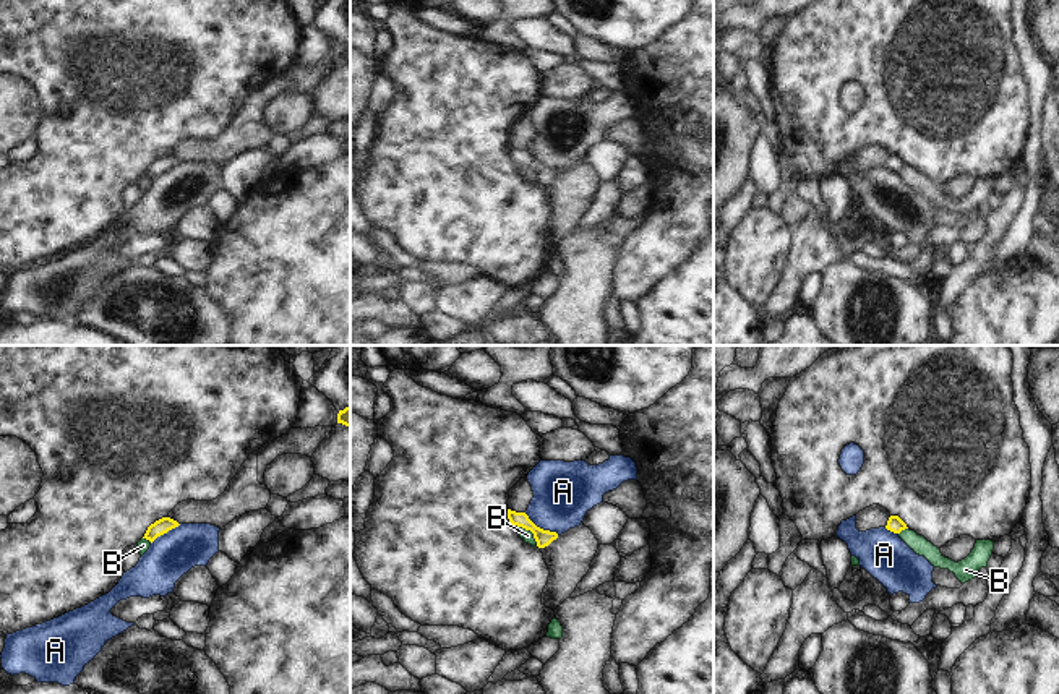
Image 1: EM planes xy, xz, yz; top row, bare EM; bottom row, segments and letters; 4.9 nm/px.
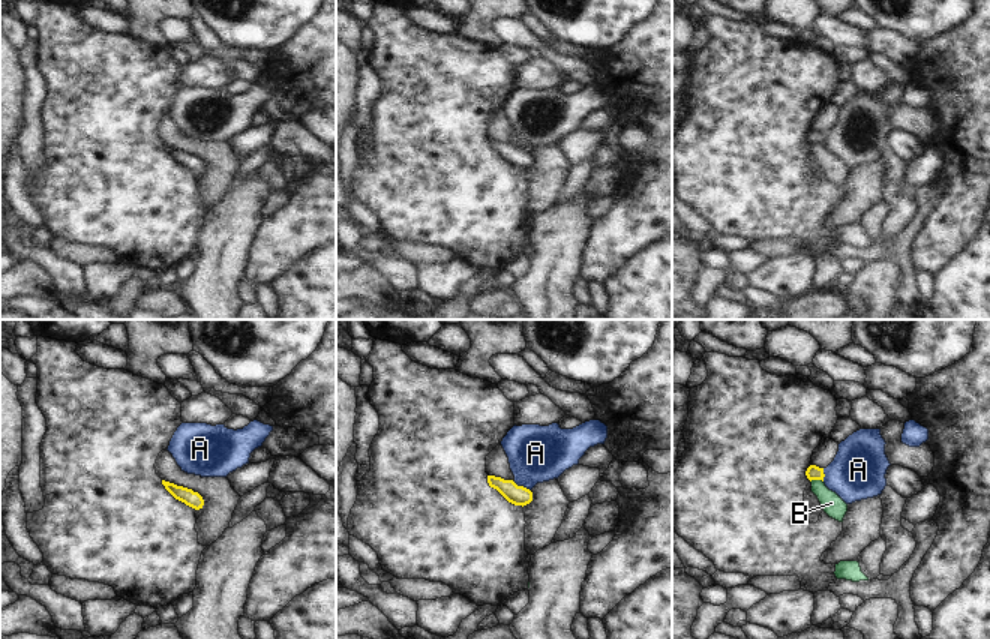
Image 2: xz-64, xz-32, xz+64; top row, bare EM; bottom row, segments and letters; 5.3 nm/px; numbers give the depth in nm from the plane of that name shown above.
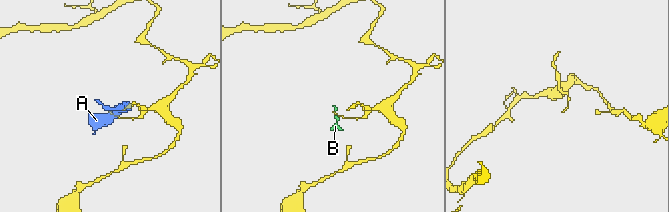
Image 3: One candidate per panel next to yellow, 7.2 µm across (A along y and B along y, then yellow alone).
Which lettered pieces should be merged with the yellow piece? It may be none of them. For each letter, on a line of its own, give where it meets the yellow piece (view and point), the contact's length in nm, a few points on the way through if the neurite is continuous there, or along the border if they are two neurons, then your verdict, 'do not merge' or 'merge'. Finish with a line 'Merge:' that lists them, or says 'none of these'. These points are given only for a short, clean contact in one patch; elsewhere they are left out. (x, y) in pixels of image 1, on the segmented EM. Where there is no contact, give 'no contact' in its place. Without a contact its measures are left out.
A: contact xz (542, 529); length 200 nm; border xz (524, 513), (537, 526), (558, 534); do not merge
B: contact xz (529, 529); length 160 nm; border xz (514, 524), (527, 529), (537, 545); do not merge
Merge: none of these

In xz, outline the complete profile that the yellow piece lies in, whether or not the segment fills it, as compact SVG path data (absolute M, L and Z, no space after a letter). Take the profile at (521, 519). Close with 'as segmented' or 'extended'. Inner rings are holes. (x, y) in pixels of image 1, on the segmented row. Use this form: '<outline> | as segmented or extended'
M508 509L508 519L512 525L522 527L534 533L538 548L548 546L553 540L558 538L556 532L543 530L537 527L525 512L516 512Z | as segmented

